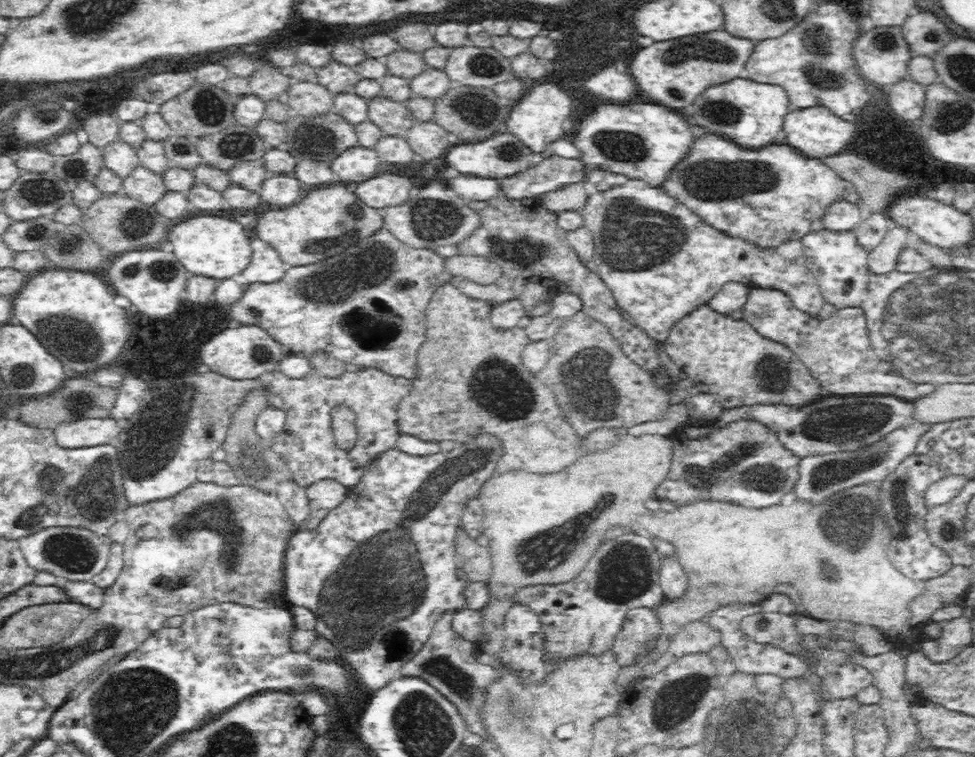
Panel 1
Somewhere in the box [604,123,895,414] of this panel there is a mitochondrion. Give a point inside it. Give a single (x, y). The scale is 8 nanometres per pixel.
(710, 181)

